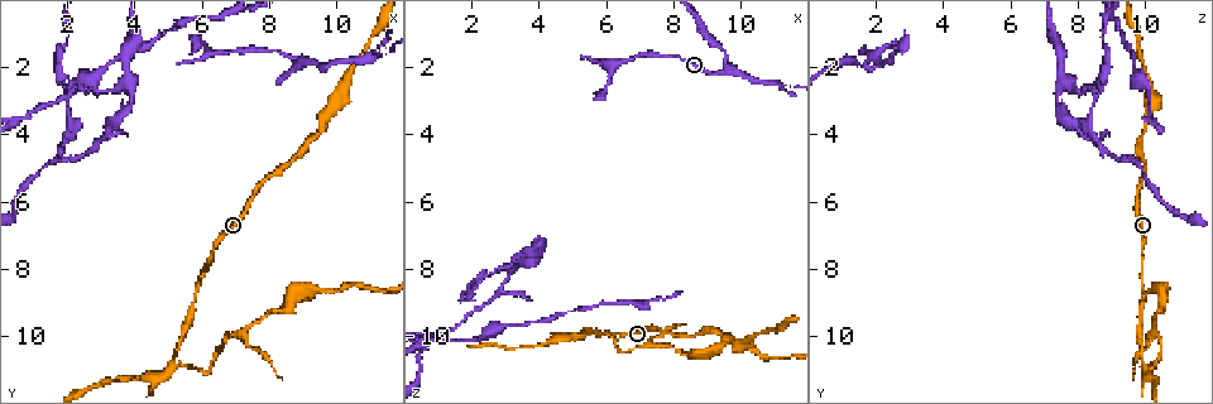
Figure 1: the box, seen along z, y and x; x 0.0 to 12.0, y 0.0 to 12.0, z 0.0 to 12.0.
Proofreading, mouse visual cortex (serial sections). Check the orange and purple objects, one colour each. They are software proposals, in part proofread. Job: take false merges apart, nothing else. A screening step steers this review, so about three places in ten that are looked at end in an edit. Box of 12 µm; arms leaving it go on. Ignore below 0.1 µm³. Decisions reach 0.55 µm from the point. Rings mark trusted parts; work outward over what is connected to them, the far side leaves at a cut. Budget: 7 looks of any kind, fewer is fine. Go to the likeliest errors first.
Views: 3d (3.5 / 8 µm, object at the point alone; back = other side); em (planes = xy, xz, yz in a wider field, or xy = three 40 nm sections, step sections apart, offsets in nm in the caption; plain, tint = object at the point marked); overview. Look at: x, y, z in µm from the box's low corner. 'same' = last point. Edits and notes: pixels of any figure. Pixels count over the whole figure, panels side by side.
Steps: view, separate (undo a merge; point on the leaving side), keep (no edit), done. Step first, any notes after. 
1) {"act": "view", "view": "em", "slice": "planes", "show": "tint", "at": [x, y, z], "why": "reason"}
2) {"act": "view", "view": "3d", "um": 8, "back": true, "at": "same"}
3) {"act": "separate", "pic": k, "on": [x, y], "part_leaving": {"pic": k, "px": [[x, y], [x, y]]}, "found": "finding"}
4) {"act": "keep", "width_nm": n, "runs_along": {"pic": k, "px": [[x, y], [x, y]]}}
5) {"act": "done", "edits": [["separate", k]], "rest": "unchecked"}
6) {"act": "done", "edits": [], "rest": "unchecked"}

{"act": "view", "view": "3d", "um": 3.5, "at": [9.6, 2.0, 2.1], "why": "three arms meet"}

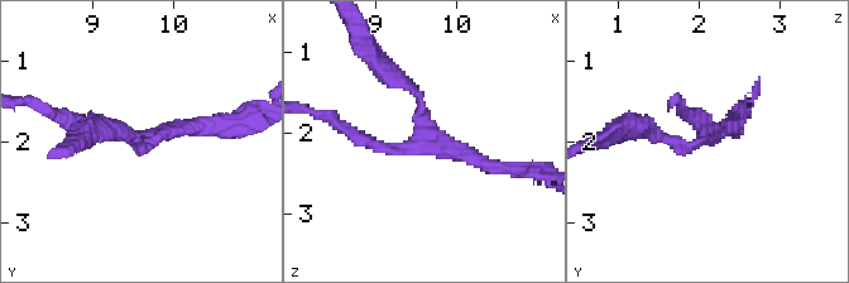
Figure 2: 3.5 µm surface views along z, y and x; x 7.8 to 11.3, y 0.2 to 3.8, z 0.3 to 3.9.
{"act": "view", "view": "em", "slice": "xy", "step": 2, "show": "tint", "at": [9.60, 1.95, 2.10], "arms": 3, "arm_widths_nm": [150, 200, 200]}

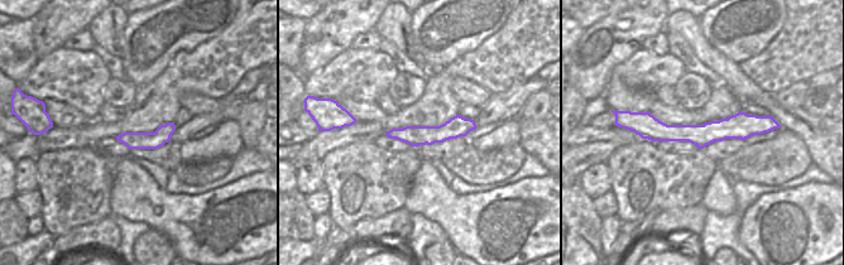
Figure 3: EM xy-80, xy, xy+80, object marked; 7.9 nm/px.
{"act": "separate", "pic": 2, "on": [407, 86], "width_nm": 160, "part_leaving": {"pic": 2, "px": [[422, 121], [415, 90], [364, 34]]}, "found": "two cells meet here"}

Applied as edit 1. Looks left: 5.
{"act": "view", "view": "overview"}

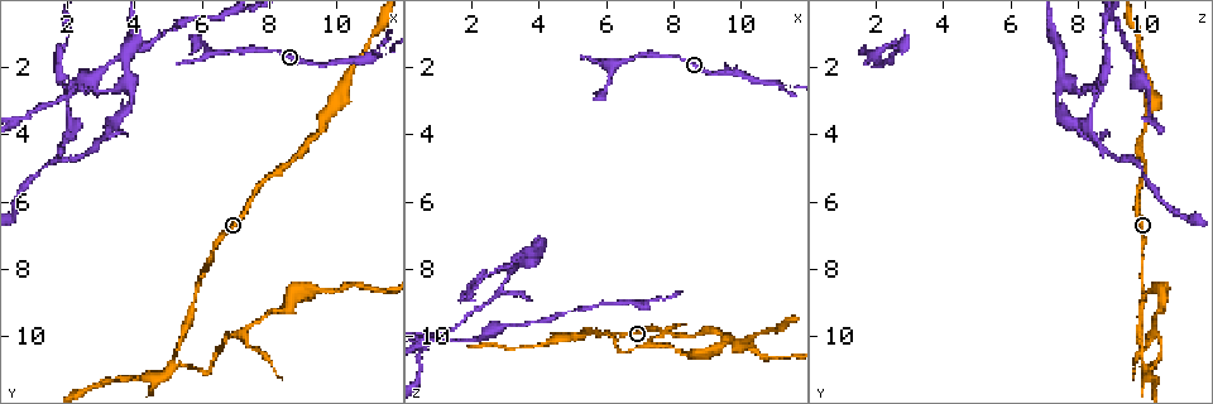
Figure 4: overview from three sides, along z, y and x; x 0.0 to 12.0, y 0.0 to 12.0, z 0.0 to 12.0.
{"act": "view", "view": "em", "slice": "planes", "show": "tint", "at": [11.4, 1.4, 2.5]}

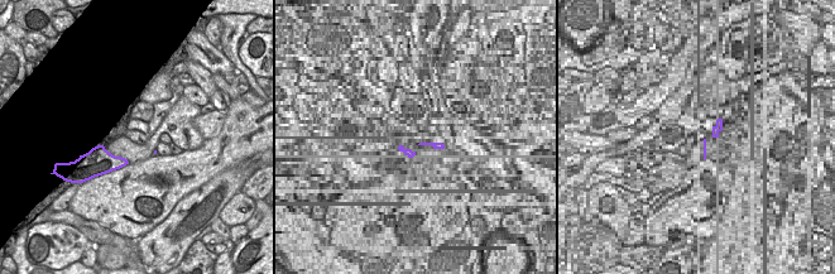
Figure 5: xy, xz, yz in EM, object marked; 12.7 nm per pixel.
{"act": "view", "view": "3d", "um": 3.5, "at": "same", "why": "see where the arms go"}

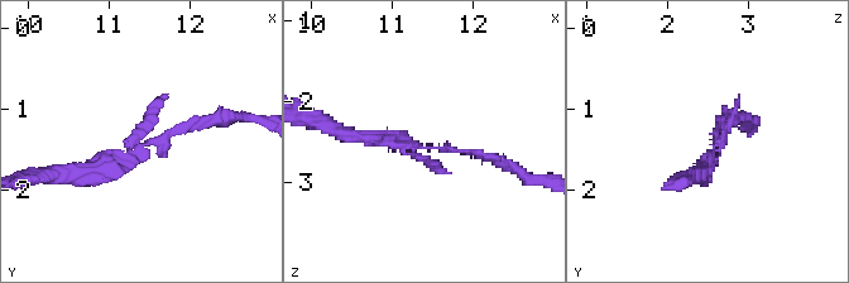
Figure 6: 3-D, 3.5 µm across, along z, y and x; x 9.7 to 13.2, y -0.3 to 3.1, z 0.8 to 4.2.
{"act": "separate", "pic": 6, "on": [186, 128], "part_leaving": {"pic": 6, "px": [[420, 148], [470, 150]]}, "found": "two cells meet here"}

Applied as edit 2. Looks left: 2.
{"act": "done", "edits": [["separate", 2], ["separate", 6]], "rest": "unchecked"}

